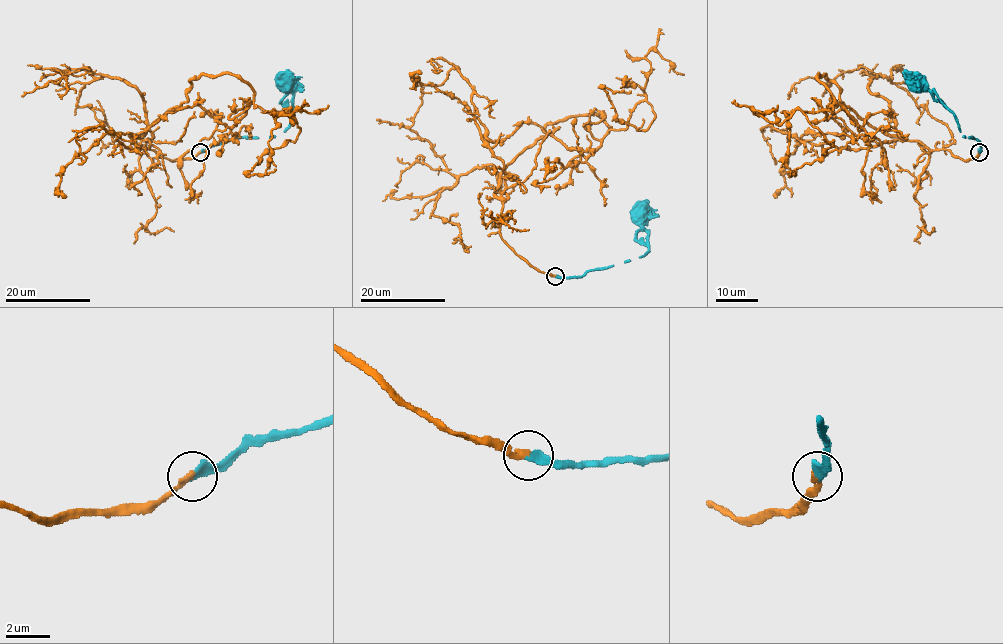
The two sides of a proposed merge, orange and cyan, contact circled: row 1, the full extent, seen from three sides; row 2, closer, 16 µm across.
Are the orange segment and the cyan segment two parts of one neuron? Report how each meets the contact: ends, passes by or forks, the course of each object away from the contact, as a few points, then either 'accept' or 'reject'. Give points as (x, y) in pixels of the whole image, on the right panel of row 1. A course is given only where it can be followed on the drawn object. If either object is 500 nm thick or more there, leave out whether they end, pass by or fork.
orange ends | cyan ends | orange via (979, 152), (964, 160), (874, 129), (818, 73), (860, 127), (830, 107), (844, 134), (806, 132), (775, 197) | cyan via (979, 152), (980, 143), (973, 137), (965, 137), (953, 113), (935, 93), (921, 81), (916, 81) | accept

